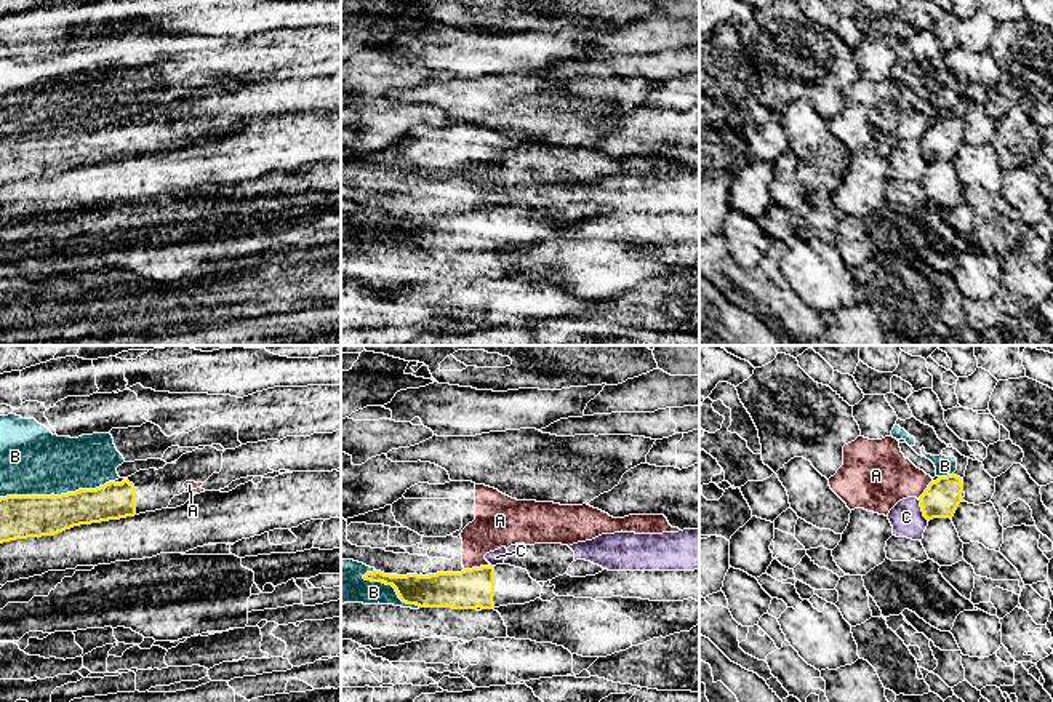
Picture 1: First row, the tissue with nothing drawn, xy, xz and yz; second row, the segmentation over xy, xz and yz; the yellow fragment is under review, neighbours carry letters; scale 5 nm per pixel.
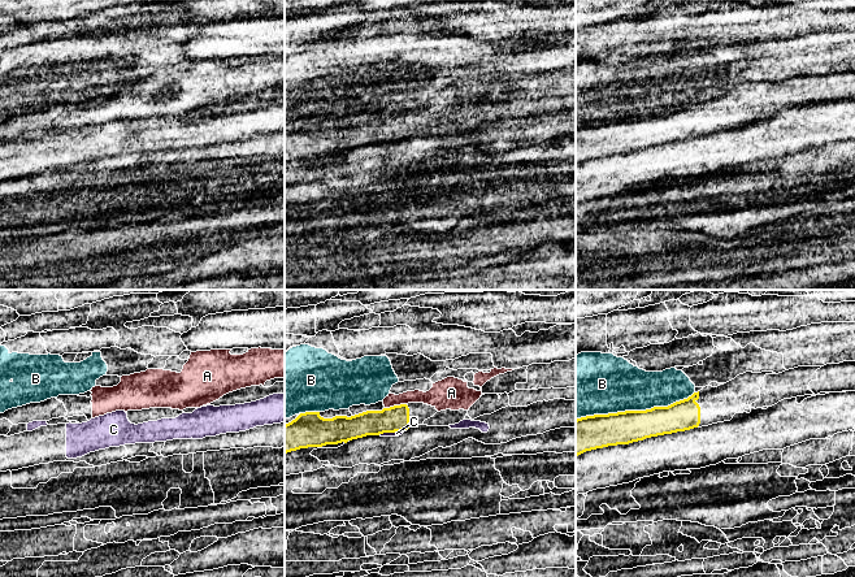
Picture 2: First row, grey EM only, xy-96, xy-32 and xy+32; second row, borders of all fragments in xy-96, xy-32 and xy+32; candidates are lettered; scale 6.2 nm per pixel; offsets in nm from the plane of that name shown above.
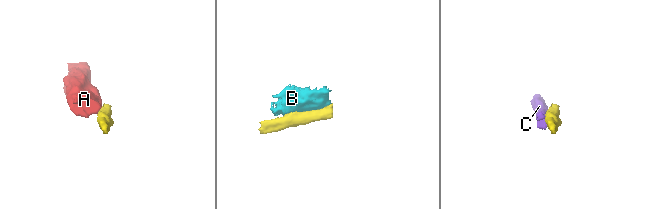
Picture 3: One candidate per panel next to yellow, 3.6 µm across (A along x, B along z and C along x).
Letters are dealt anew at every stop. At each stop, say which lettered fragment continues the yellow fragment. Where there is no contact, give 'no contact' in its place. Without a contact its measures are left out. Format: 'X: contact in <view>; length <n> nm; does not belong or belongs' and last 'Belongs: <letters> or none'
A: contact in xz; length 140 nm; does not belong
B: contact in xy; length 600 nm; does not belong
C: contact in yz; length 130 nm; does not belong
Belongs: none

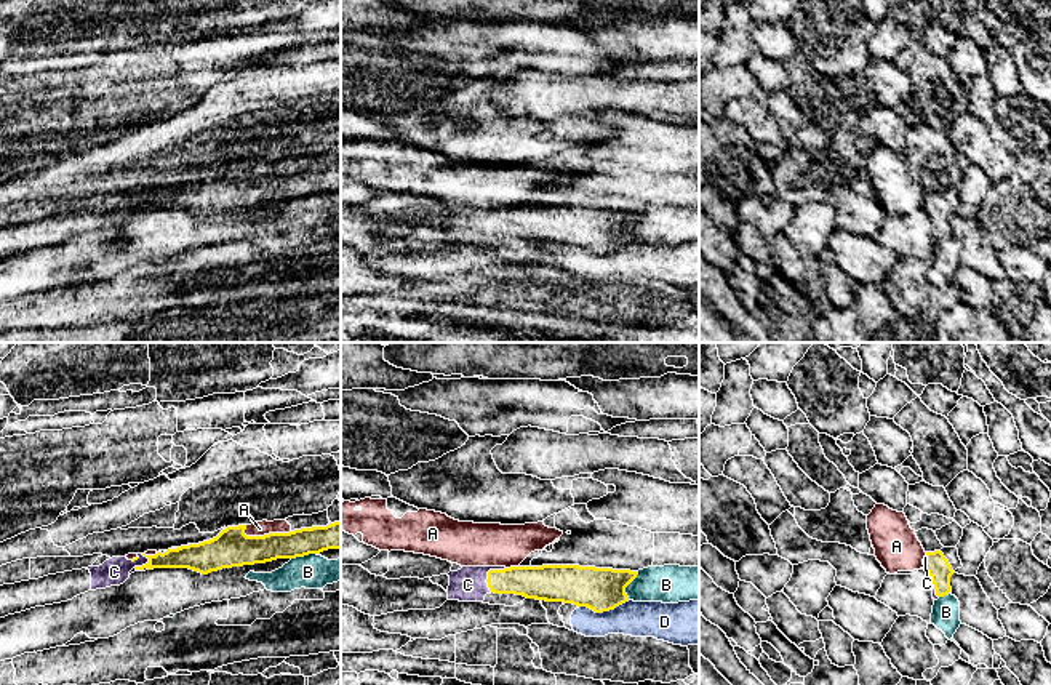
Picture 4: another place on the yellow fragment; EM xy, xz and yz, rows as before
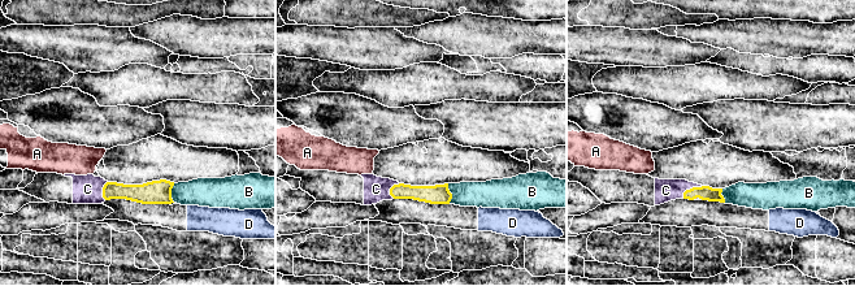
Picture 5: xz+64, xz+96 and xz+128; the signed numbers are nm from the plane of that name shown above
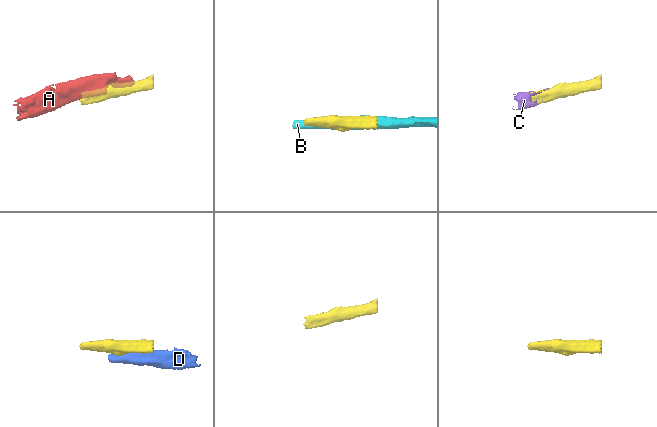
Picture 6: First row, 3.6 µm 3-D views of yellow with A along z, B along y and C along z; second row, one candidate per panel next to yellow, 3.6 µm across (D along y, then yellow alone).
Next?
A: contact in xy; length 240 nm; does not belong
B: contact in xz; length 160 nm; does not belong
C: contact in xz; length 150 nm; belongs
D: contact in xz; length 260 nm; does not belong
Belongs: C

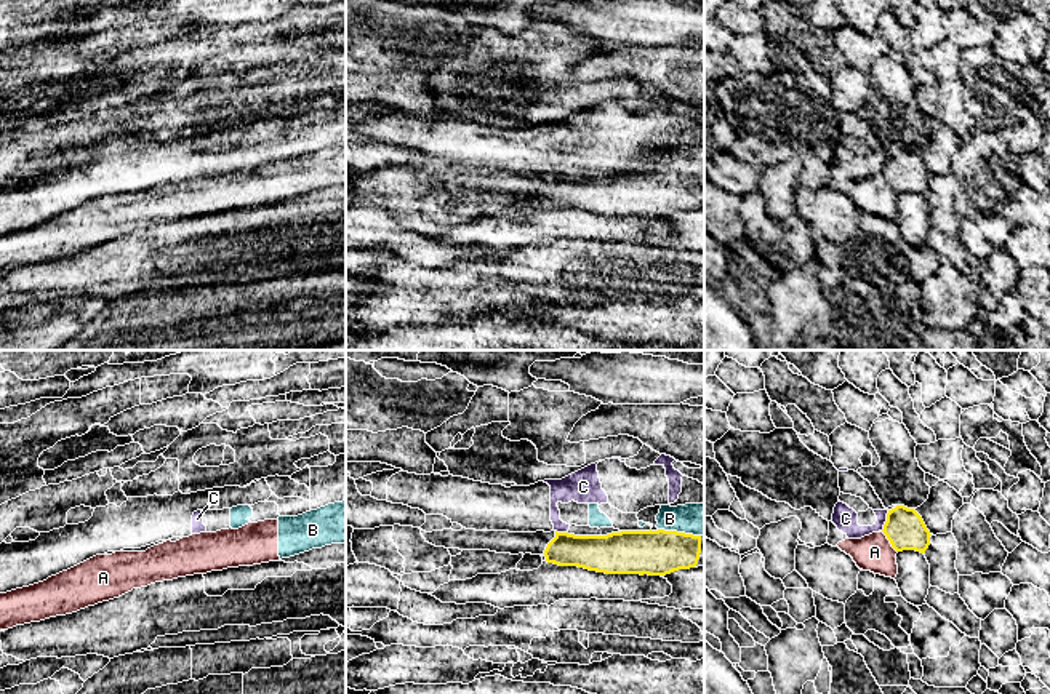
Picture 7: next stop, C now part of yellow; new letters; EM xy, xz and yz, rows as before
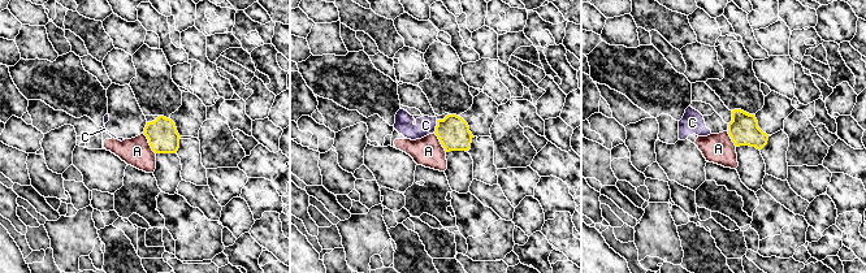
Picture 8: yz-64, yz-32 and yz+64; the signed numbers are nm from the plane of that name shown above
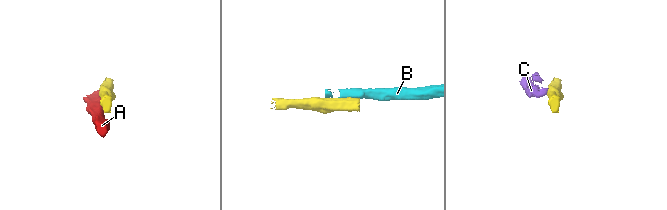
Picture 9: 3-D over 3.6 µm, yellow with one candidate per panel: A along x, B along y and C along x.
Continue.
A: contact in yz; length 130 nm; does not belong
B: contact in xz; length 220 nm; does not belong
C: contact in yz; length 110 nm; does not belong
Belongs: none

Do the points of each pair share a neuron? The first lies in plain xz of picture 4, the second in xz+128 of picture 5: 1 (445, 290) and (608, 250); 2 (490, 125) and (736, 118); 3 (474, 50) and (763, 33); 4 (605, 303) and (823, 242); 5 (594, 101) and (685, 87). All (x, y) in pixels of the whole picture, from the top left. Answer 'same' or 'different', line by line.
1: same
2: different
3: different
4: different
5: same

